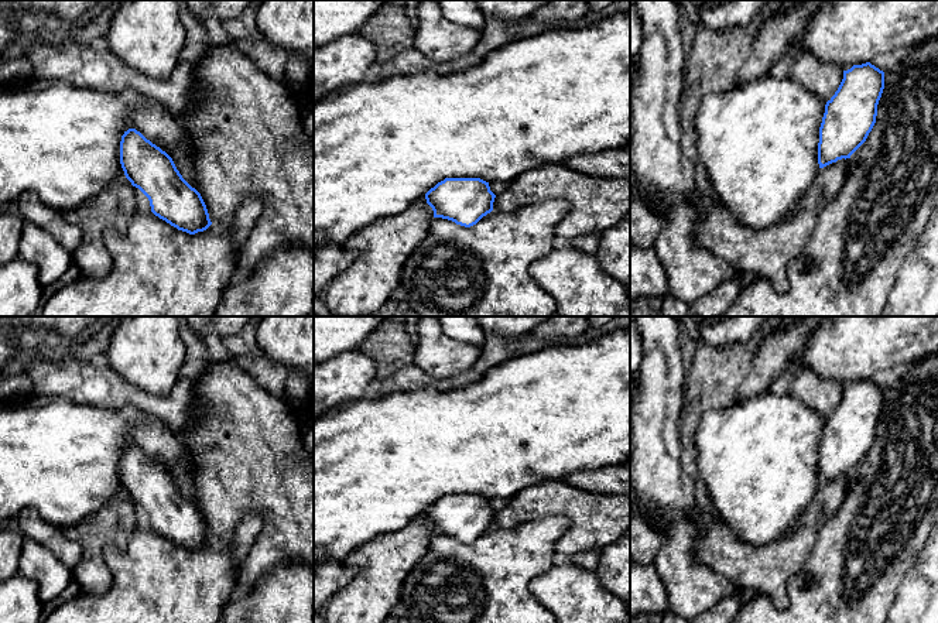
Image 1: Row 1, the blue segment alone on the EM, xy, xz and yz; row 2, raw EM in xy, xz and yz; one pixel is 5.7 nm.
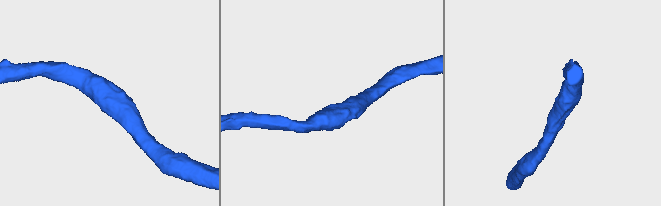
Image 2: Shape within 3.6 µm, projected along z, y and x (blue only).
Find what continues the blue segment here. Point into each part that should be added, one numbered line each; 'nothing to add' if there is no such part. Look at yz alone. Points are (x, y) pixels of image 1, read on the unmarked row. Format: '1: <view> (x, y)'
1: yz (759, 458)

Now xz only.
1: xz (377, 464)

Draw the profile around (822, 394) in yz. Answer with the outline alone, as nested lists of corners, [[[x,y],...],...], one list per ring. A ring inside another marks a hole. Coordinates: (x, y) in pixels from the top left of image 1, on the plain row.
[[[798,370],[787,387],[787,394],[828,418],[843,396],[843,384],[825,379],[814,370]]]

